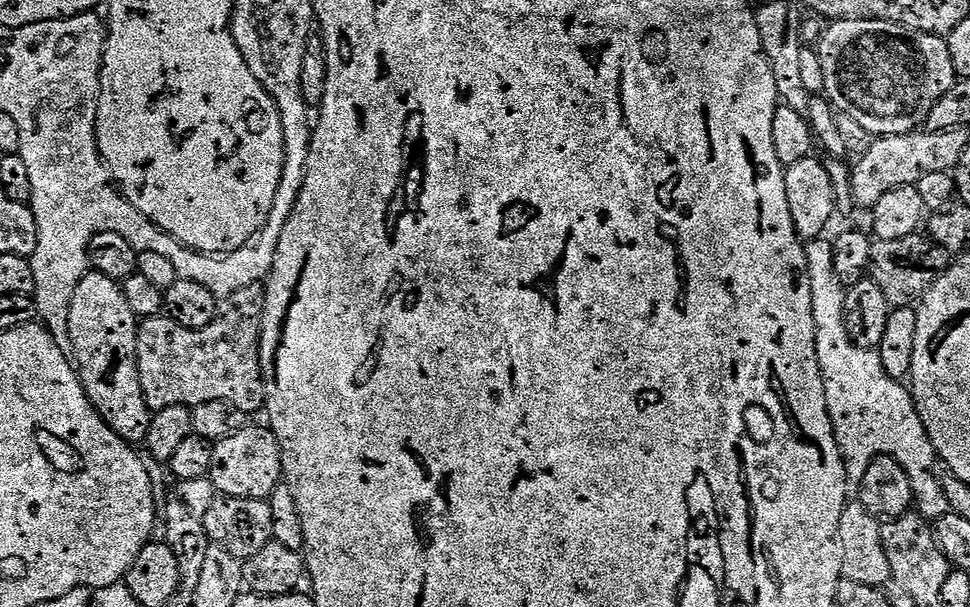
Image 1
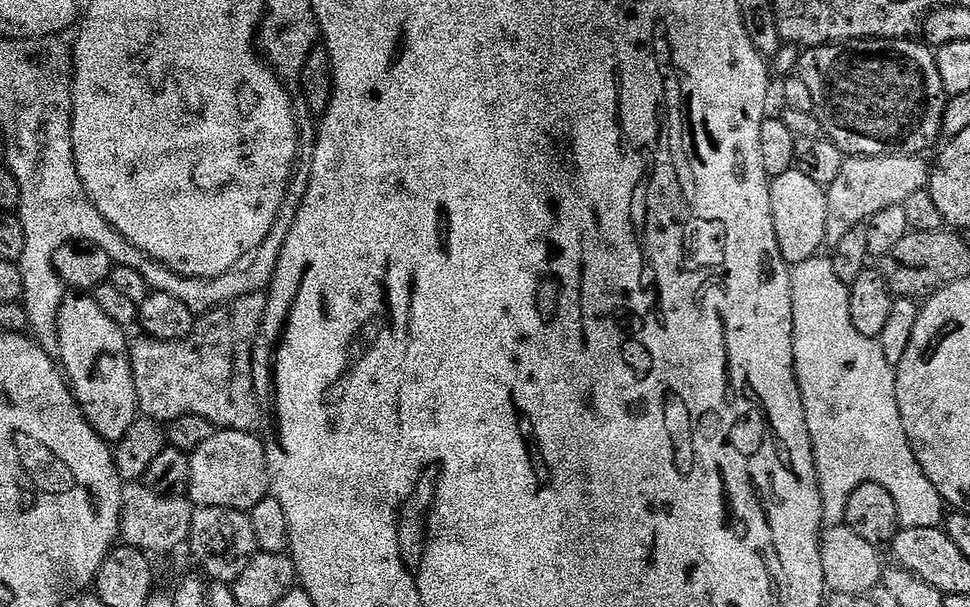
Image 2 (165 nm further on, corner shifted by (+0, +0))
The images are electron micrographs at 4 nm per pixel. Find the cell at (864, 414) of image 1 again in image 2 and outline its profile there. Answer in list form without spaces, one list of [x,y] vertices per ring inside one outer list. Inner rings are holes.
[[[792,268],[792,309],[794,310],[796,381],[800,386],[804,409],[806,410],[806,422],[810,430],[812,449],[814,449],[814,456],[816,458],[816,471],[820,475],[820,492],[823,494],[825,525],[831,526],[833,524],[845,523],[844,515],[846,514],[846,506],[850,502],[850,494],[854,494],[854,490],[858,490],[858,486],[862,486],[863,484],[882,484],[890,490],[898,506],[898,518],[900,519],[901,529],[941,527],[946,520],[946,511],[944,512],[946,501],[944,501],[942,494],[934,486],[934,482],[930,482],[930,478],[922,470],[922,466],[916,457],[916,452],[912,449],[910,441],[908,441],[906,426],[902,420],[902,414],[900,413],[900,406],[898,404],[898,394],[896,393],[896,368],[886,358],[879,339],[867,336],[866,334],[858,334],[858,330],[850,318],[850,294],[848,290],[849,285],[844,284],[842,278],[838,278],[838,274],[800,272],[797,268]]]

